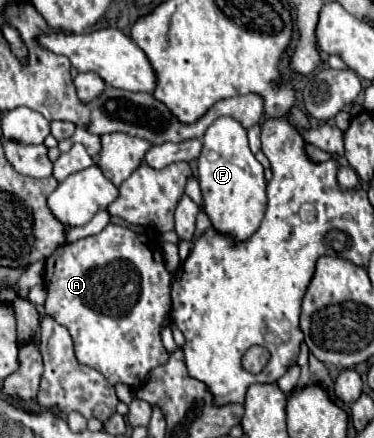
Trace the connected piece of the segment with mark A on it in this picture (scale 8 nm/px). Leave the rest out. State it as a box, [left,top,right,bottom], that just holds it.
[45,223,171,387]

